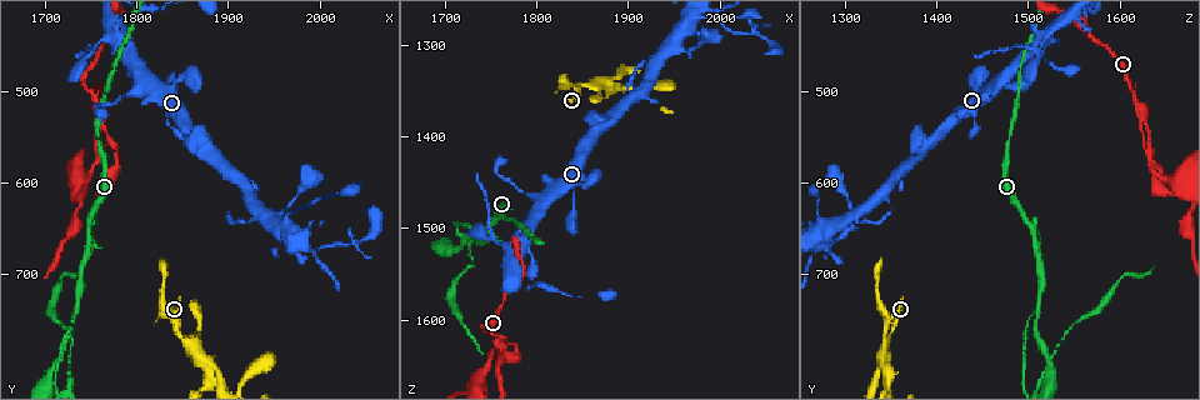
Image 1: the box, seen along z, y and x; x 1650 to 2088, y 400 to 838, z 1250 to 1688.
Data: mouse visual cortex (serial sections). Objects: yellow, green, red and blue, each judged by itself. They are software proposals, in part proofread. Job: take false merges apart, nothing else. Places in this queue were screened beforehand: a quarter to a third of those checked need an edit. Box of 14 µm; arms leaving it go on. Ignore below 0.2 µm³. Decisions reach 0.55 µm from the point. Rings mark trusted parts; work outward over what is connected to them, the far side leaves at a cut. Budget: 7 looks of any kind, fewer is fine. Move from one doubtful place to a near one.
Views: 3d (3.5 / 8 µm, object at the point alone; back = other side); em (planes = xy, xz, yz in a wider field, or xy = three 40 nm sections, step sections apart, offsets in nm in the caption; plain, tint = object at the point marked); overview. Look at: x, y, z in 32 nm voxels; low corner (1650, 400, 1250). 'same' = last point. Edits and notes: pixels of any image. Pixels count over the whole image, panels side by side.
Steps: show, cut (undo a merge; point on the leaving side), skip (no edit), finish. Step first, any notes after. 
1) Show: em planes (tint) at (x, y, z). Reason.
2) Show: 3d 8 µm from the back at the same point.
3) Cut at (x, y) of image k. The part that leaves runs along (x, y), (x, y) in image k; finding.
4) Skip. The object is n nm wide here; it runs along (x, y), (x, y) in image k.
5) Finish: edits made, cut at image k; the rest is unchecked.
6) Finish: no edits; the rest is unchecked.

Show: 3d 8 µm at (1760, 530, 1630). Arms run side by side.

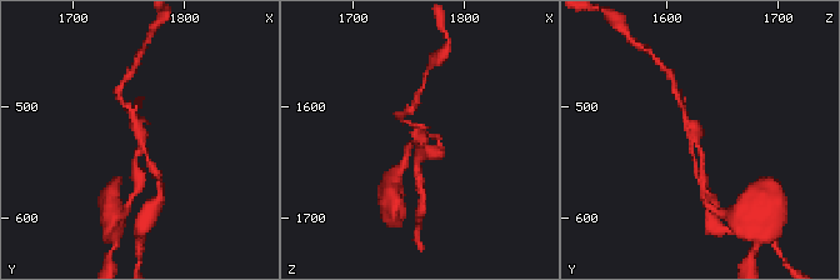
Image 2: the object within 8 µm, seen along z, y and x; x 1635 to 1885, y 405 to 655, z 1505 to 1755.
Show: 3d 3.5 µm at (1760, 530, 1626). Closer look.

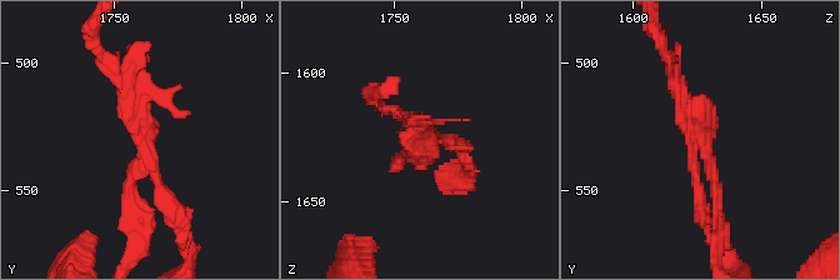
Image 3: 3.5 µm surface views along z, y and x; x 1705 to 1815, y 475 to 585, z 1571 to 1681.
Show: em xy step 3 (tint) at (1762, 529, 1626). 3 arms meet here; the arms are 150, 150, 200 nm wide.

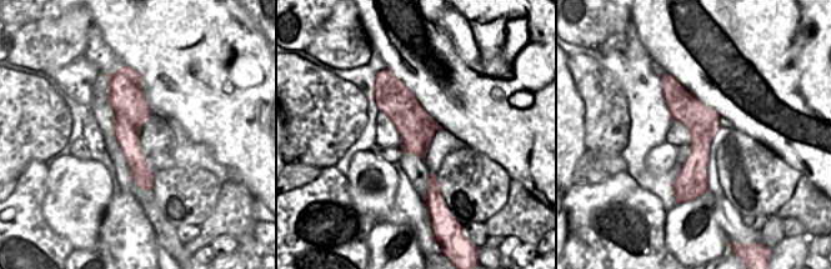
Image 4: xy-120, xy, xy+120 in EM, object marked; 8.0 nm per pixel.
Cut at (128, 185) of image 3. The part that leaves runs along (685, 104), (711, 165), (718, 208) in image 3; a second cell is stuck on.

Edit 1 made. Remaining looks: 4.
Show: overview. Redraw.

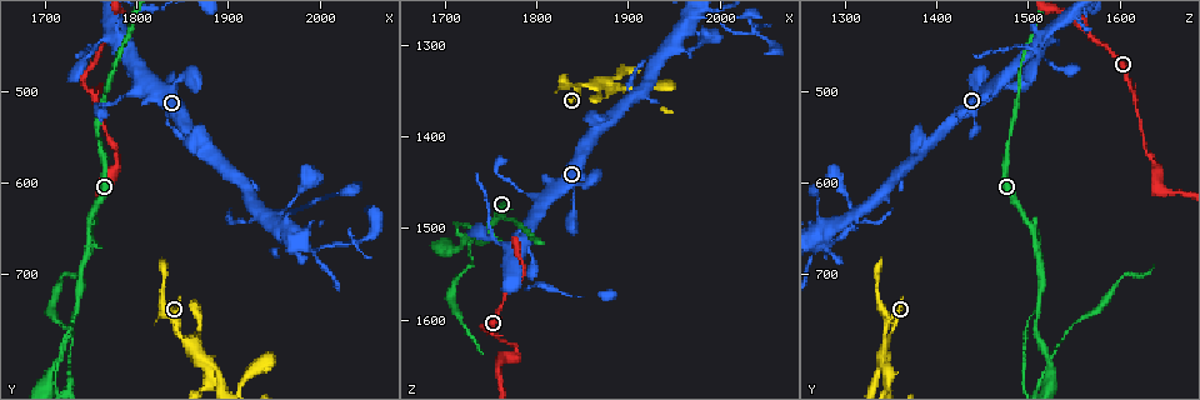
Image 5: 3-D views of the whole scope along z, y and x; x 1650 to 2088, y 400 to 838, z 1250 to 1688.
Show: 3d 3.5 µm at (1750, 675, 1510). Narrows sharply.

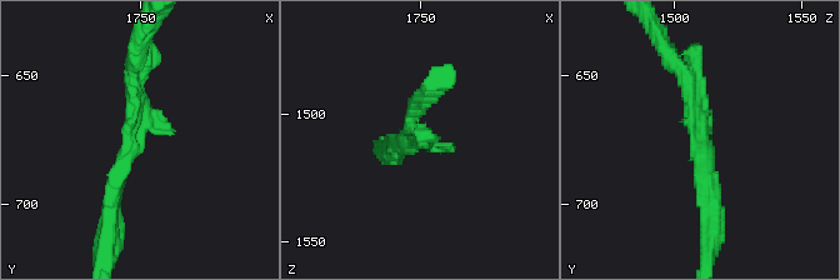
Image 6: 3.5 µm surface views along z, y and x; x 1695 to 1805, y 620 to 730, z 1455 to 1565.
Show: em planes (tint) at (1747, 672, 1509).

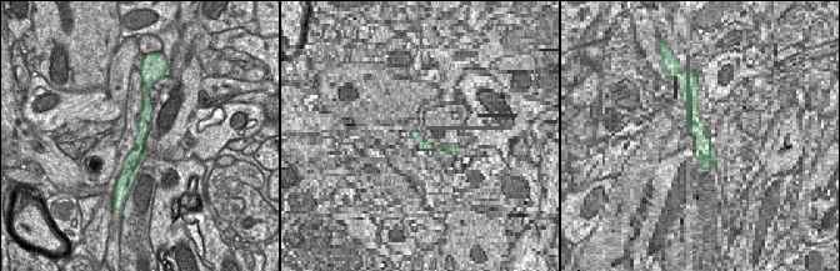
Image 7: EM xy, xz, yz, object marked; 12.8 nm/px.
Skip. It runs along (146, 101), (139, 154), (128, 177) in image 7; all the same cell.

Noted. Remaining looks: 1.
Finish: edits made, cut at image 3; the rest is unchecked.

